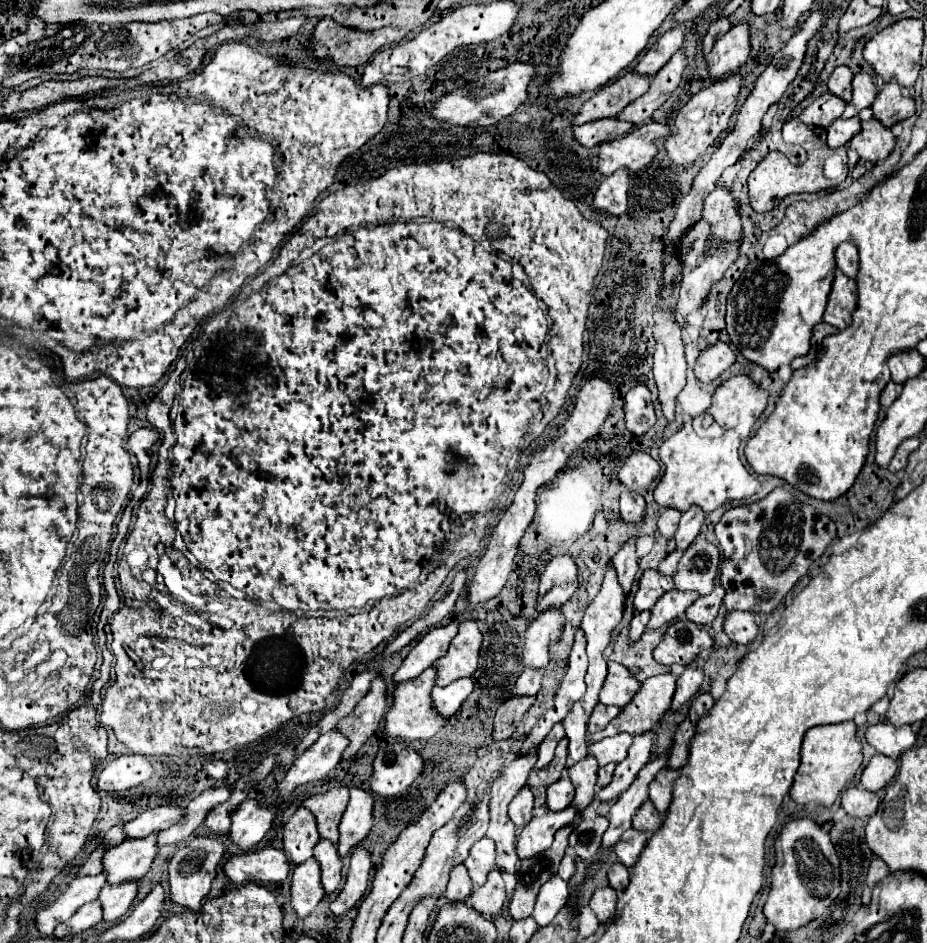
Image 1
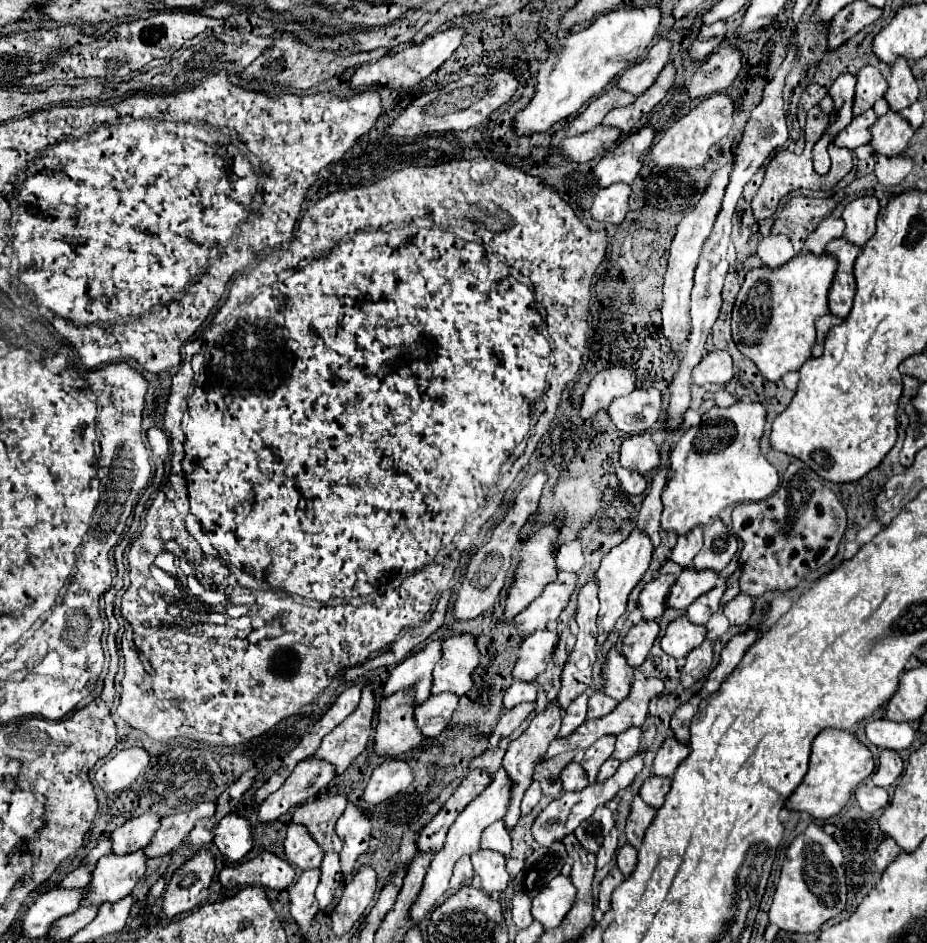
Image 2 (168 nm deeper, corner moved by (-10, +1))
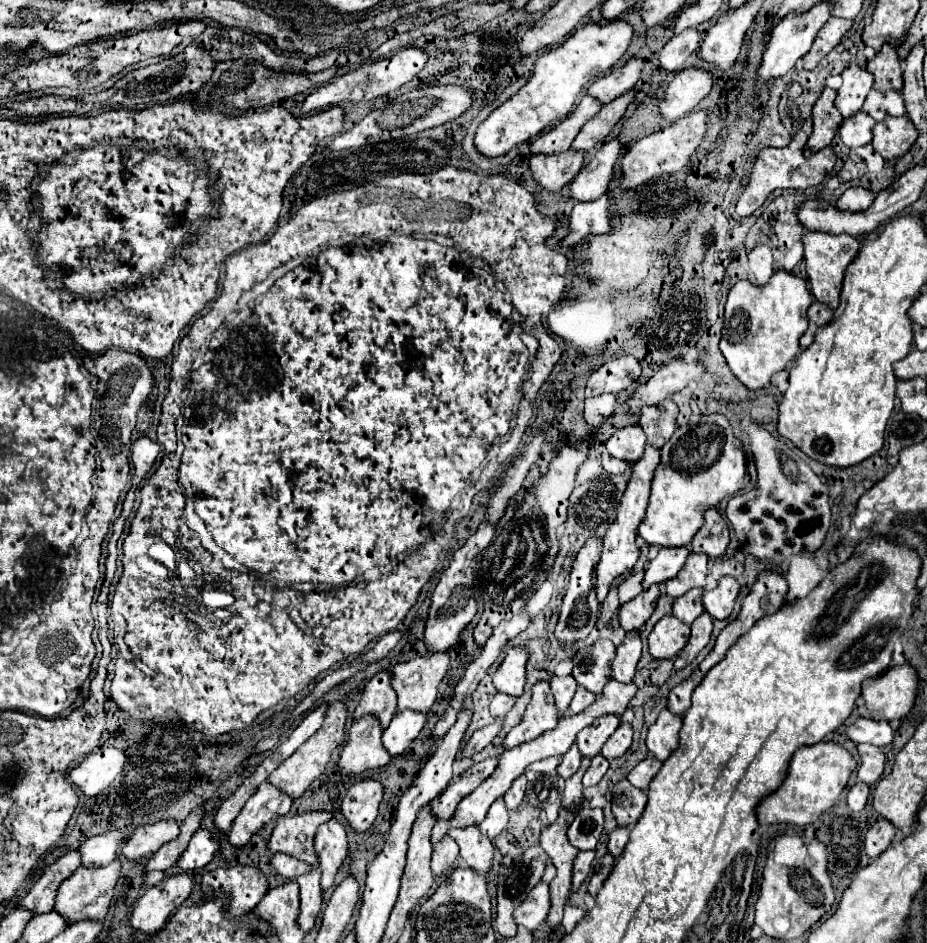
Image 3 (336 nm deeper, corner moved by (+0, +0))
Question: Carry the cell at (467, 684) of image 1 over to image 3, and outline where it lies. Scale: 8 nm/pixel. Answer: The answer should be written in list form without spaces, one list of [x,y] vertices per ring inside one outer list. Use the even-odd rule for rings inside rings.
[[[412,710],[398,712],[392,718],[390,726],[384,730],[384,736],[382,736],[384,748],[392,756],[404,752],[410,746],[410,742],[420,734],[422,726],[426,724],[426,718],[428,714],[422,714],[422,712],[412,712]]]

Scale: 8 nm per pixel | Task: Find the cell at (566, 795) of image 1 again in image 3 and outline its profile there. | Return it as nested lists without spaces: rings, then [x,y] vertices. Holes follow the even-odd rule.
[[[574,744],[574,746],[562,756],[562,762],[560,762],[560,766],[558,766],[558,776],[564,778],[564,780],[568,780],[570,776],[574,776],[574,772],[580,768],[580,760],[582,760],[582,756],[580,756],[580,752],[578,752],[578,746]]]

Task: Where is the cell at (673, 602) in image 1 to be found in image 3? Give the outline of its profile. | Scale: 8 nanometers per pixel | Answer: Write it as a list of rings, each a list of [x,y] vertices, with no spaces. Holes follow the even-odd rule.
[[[690,554],[684,568],[672,580],[666,582],[666,594],[670,598],[680,598],[692,588],[704,588],[706,572],[708,572],[708,556]]]

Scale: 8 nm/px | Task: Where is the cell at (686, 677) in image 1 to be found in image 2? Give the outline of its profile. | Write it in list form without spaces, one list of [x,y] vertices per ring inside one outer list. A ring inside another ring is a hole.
[[[704,639],[704,643],[700,647],[692,649],[686,655],[686,665],[682,669],[680,683],[688,689],[698,679],[702,679],[704,675],[708,675],[710,669],[712,669],[712,643],[710,643],[710,639]]]

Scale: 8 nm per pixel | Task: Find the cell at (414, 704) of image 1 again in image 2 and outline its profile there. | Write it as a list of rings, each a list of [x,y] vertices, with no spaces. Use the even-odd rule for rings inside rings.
[[[398,691],[378,705],[374,753],[380,757],[398,757],[422,743],[414,727],[414,699],[410,691]]]

